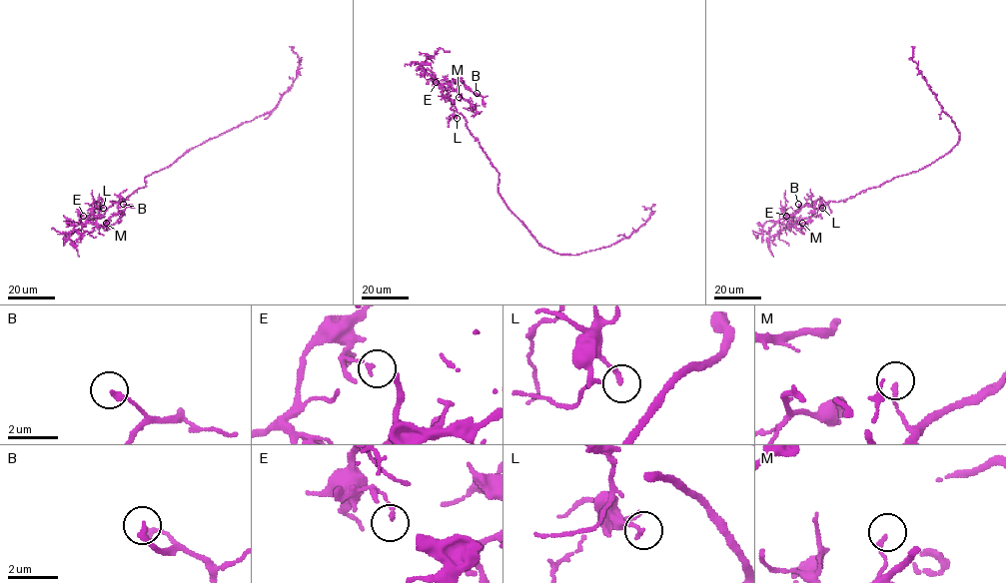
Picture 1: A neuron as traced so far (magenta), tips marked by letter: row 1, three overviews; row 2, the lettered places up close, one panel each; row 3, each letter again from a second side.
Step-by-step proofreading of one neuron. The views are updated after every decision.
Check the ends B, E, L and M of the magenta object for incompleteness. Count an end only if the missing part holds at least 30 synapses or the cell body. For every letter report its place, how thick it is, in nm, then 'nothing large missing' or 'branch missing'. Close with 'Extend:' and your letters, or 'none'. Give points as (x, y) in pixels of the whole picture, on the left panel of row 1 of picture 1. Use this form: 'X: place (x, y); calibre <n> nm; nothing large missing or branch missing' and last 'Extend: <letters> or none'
B: place (123, 204); calibre 200 nm; nothing large missing
E: place (83, 216); calibre 140 nm; nothing large missing
L: place (103, 208); calibre 170 nm; nothing large missing
M: place (106, 223); calibre 140 nm; nothing large missing
Extend: none

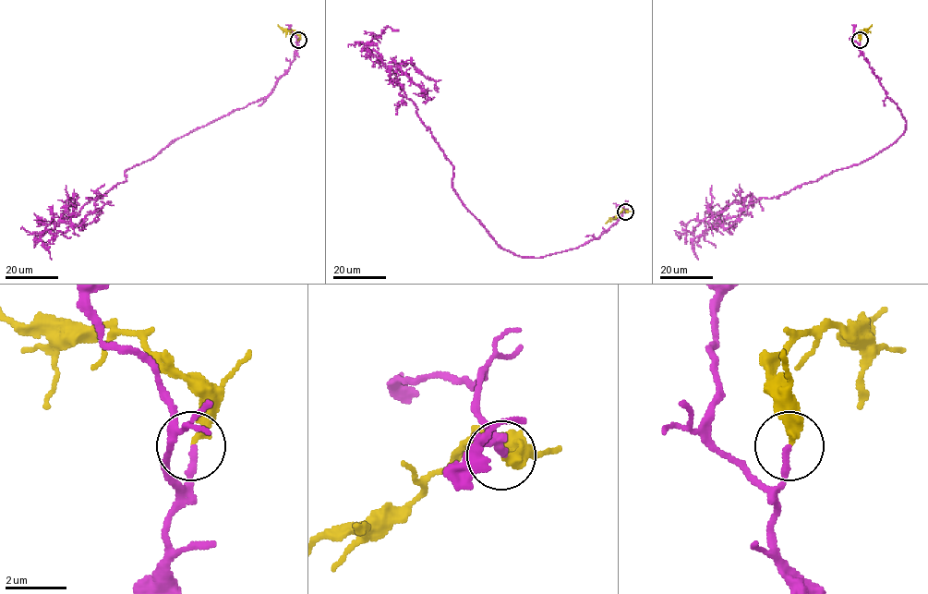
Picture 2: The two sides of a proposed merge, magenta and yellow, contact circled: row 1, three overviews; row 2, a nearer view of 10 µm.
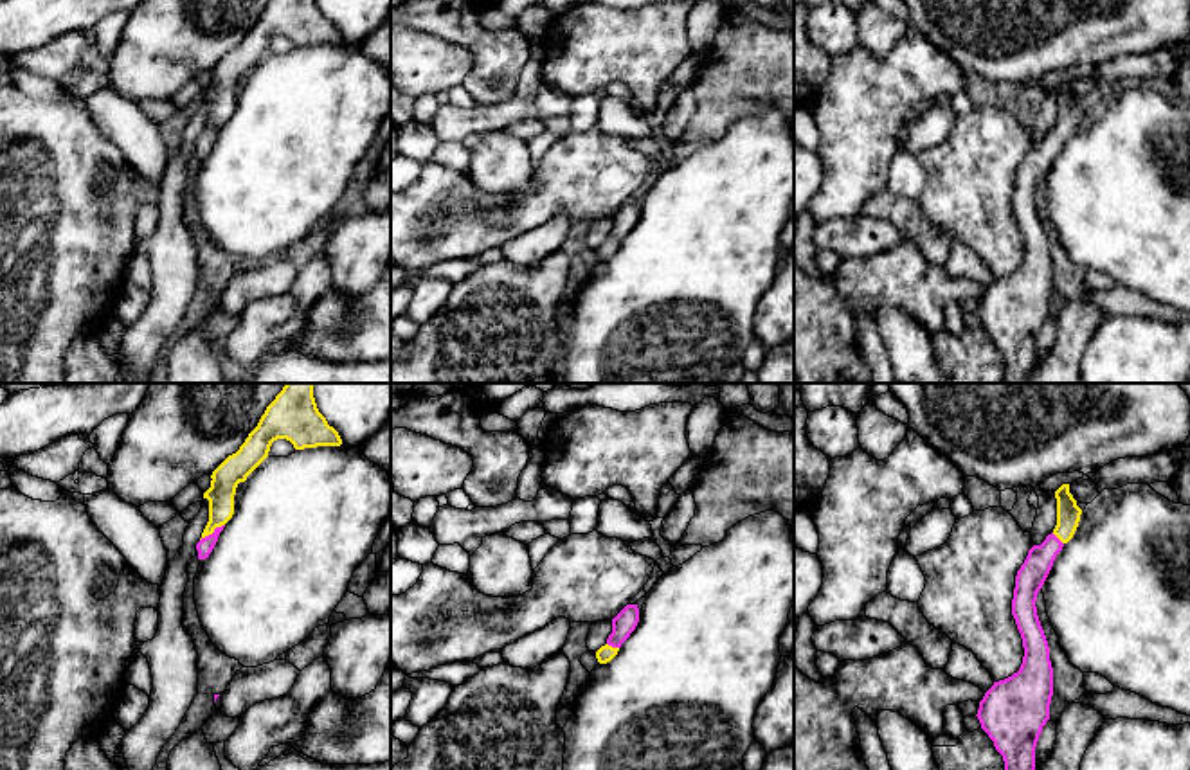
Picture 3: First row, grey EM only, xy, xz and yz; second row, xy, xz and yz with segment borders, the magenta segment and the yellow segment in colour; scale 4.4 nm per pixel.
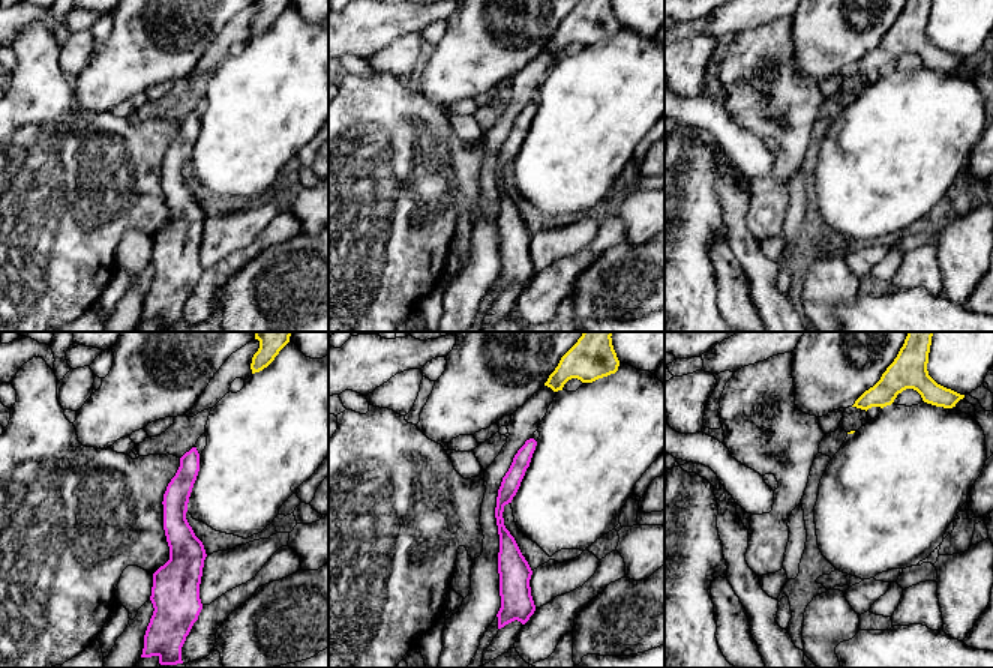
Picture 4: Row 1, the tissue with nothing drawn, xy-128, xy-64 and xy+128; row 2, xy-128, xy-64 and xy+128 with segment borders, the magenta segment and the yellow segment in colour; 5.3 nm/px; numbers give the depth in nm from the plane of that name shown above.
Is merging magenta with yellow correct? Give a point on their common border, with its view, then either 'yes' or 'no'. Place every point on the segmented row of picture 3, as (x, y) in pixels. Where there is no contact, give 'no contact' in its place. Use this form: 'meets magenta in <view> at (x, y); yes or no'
meets magenta in xy at (213, 533); yes

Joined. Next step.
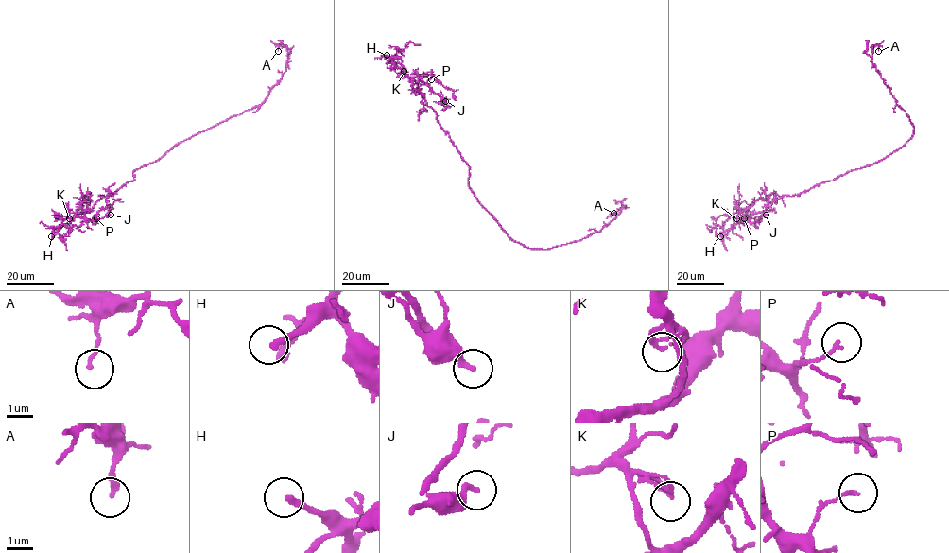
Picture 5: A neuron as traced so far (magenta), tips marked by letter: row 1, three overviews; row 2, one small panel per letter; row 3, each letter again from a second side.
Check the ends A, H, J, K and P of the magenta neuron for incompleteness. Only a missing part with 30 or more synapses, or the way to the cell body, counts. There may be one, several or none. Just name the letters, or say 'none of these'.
H

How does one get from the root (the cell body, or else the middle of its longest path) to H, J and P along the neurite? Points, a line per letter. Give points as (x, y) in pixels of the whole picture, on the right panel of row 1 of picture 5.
H: (870, 165), (848, 171), (798, 195), (782, 196), (772, 202), (769, 211), (743, 216), (720, 236)
J: (870, 165), (798, 195), (782, 196), (769, 211), (743, 218), (753, 223), (766, 215)
P: (870, 165), (848, 171), (798, 195), (782, 196), (772, 202), (769, 211), (743, 217), (748, 220), (744, 218)

